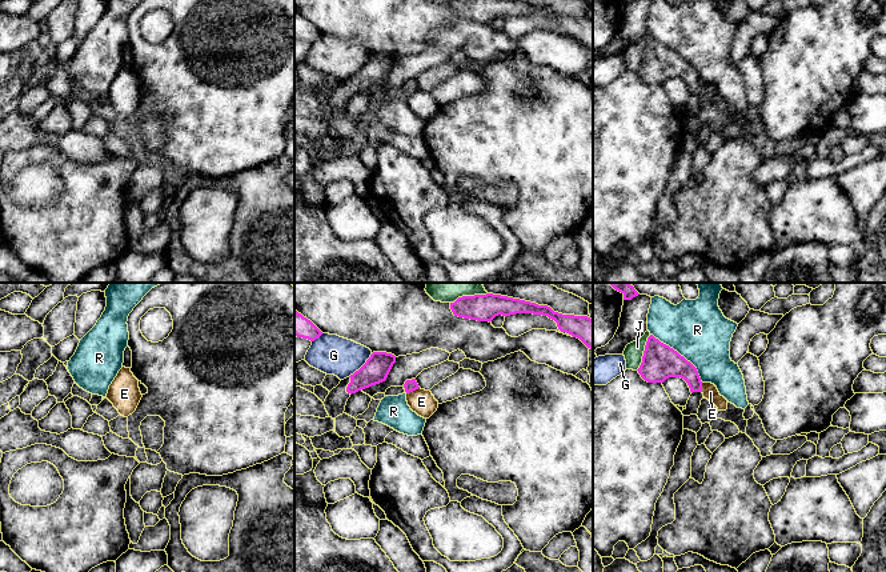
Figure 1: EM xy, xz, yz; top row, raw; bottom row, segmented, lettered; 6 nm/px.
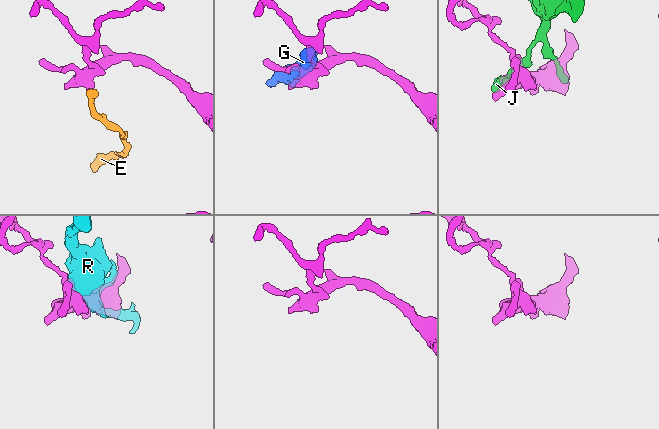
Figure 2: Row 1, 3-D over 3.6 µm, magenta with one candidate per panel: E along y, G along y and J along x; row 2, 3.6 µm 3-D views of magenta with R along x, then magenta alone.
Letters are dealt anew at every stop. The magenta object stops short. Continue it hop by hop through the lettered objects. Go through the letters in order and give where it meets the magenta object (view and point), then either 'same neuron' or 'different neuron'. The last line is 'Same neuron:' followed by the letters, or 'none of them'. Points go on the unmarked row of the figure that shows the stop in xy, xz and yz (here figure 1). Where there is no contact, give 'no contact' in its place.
E: xz (412, 92) | different neuron
G: xz (361, 68) | different neuron
J: yz (644, 54) | different neuron
R: yz (678, 55) | different neuron
Same neuron: none of them

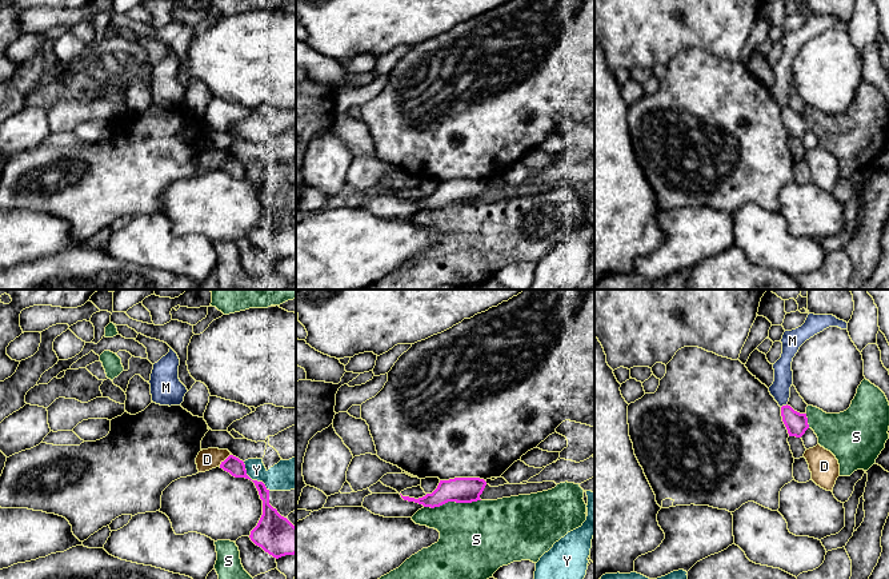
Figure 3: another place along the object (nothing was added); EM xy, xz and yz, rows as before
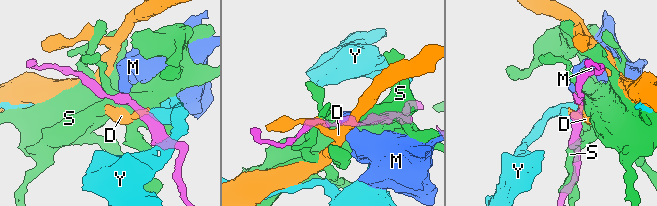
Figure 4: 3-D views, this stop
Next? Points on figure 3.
D: xy (224, 162) | different neuron
M: yz (784, 107) | different neuron
S: xz (452, 202) | different neuron
Y: xy (251, 180) | different neuron
Same neuron: none of them

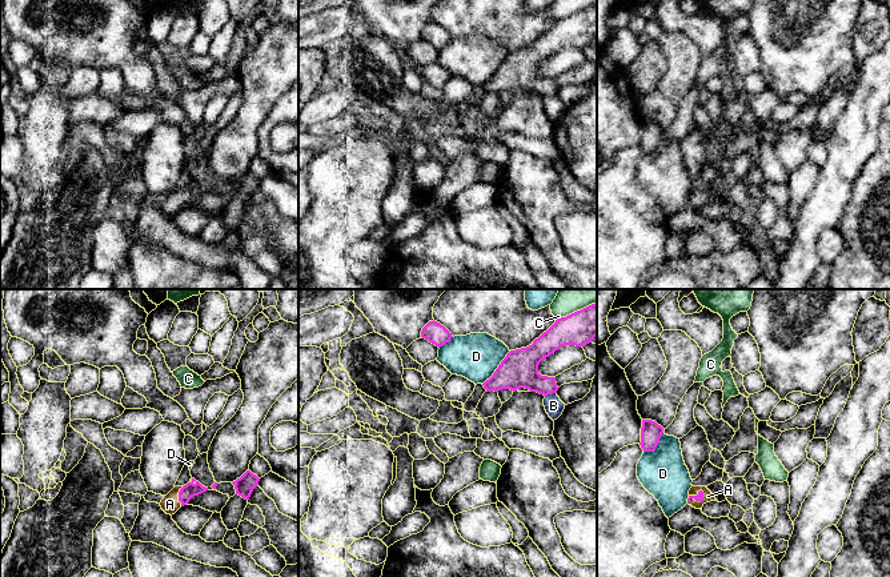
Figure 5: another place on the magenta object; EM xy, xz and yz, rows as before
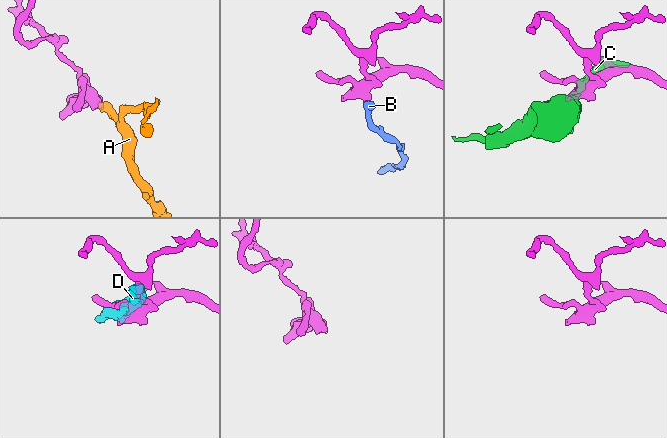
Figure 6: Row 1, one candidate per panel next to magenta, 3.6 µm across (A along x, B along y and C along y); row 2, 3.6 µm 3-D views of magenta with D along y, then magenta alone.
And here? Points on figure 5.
A: xy (179, 197) | same neuron
B: xz (550, 95) | different neuron
C: xz (577, 12) | different neuron
D: xz (497, 69) | different neuron
Same neuron: A

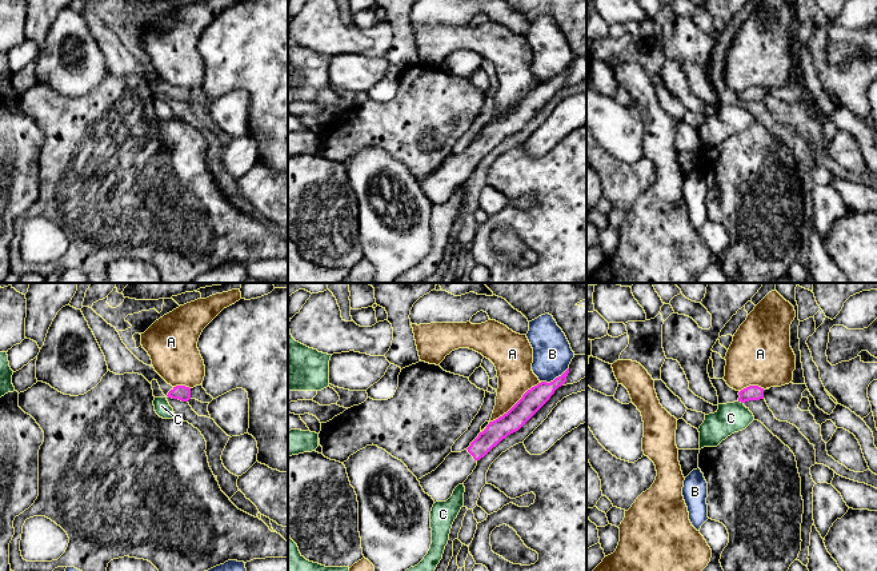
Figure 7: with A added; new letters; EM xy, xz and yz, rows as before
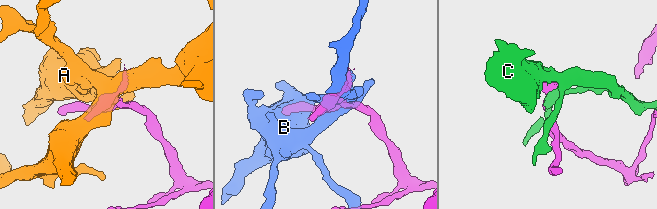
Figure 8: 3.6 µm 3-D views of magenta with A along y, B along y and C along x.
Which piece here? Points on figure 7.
A: xz (516, 104) | different neuron
B: xz (556, 79) | different neuron
C: yz (741, 103) | different neuron
Same neuron: none of them

